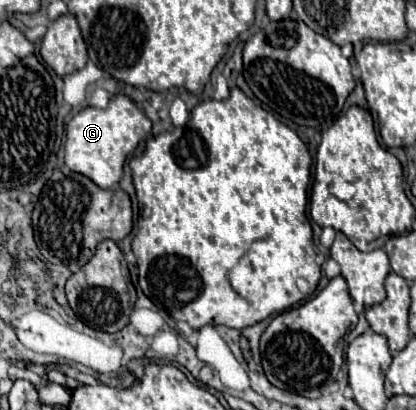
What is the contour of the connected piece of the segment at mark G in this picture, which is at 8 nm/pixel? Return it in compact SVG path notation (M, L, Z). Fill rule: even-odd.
M115 94L109 100L107 108L83 108L73 116L67 126L67 140L65 140L65 166L73 172L79 172L91 178L101 188L111 188L123 176L123 164L127 154L135 150L141 136L151 130L151 120L145 116L143 110L135 106L123 94Z

